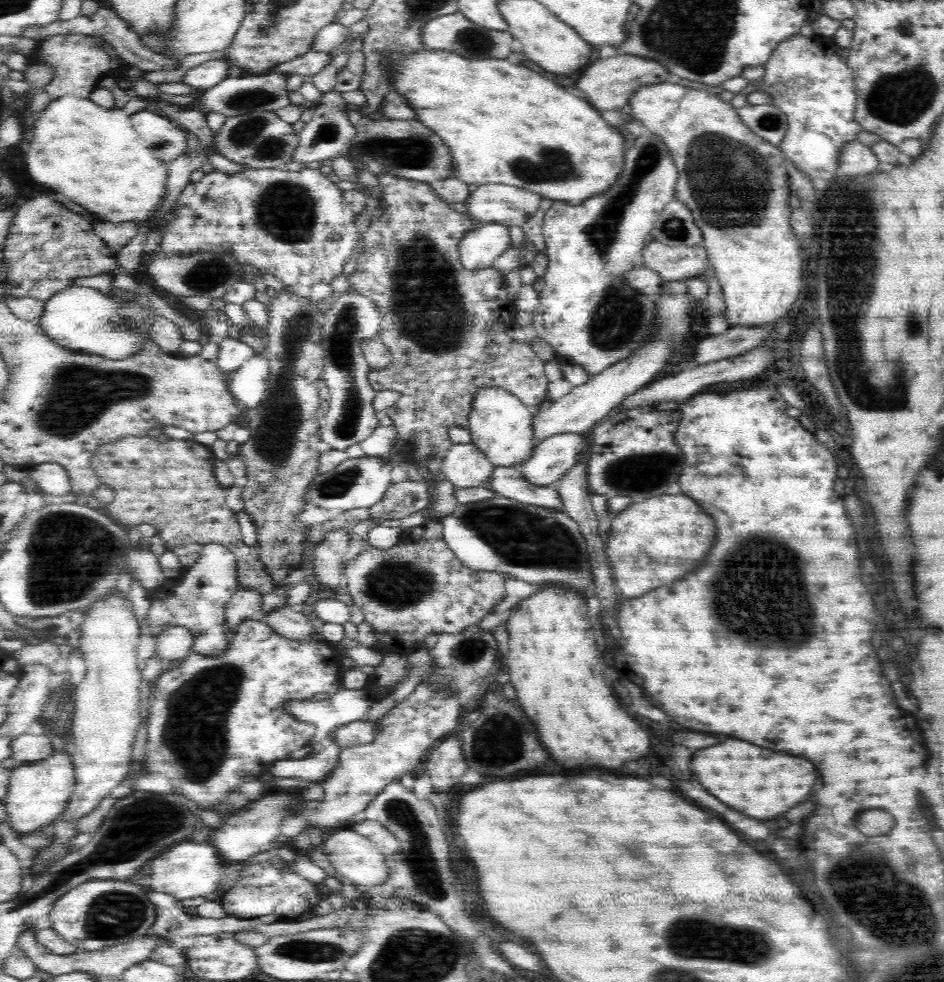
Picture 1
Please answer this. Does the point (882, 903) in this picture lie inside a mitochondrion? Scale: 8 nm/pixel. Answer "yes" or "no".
yes

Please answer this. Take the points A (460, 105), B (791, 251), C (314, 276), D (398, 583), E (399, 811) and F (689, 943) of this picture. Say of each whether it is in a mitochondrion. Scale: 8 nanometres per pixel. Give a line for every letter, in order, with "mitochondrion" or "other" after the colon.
A: other
B: other
C: other
D: mitochondrion
E: mitochondrion
F: mitochondrion

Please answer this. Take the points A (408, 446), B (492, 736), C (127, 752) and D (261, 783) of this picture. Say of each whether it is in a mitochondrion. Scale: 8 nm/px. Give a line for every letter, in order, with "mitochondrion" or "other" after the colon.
A: mitochondrion
B: mitochondrion
C: other
D: other

